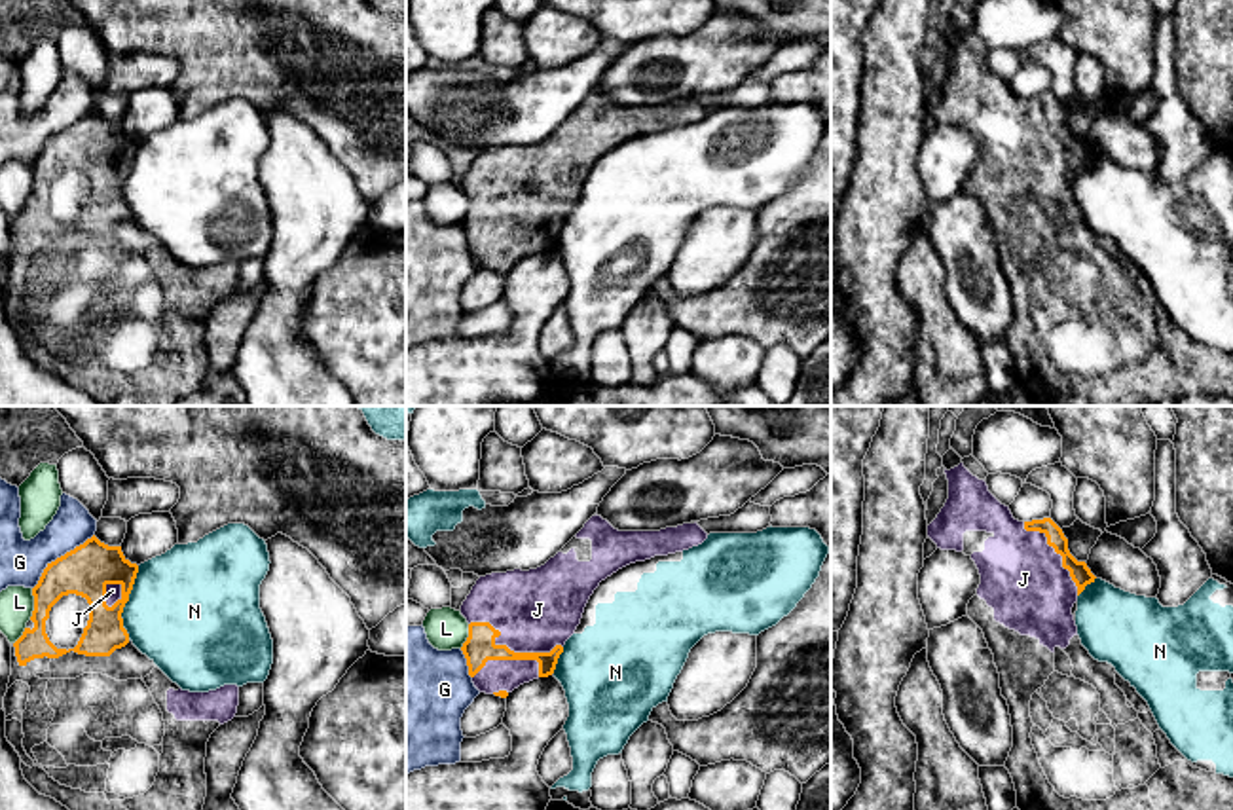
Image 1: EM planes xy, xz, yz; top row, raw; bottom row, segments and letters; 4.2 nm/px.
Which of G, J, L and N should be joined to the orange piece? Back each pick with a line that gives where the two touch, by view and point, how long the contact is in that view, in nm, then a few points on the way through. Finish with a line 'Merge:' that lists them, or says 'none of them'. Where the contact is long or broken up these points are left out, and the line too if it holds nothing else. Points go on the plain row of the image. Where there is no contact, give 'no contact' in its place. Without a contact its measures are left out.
J: meets orange in xz at (507, 222); contact 420 nm long
Merge: J

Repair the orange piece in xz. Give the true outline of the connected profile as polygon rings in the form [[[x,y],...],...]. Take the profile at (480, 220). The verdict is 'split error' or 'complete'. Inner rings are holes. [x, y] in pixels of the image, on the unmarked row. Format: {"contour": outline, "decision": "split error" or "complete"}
{"contour": [[[601,91],[584,102],[544,140],[480,152],[461,180],[469,212],[461,226],[480,267],[506,273],[514,264],[554,249],[565,216],[580,199],[584,182],[601,156],[618,144],[702,120],[708,108],[694,97],[660,106],[618,106]]], "decision": "split error"}

